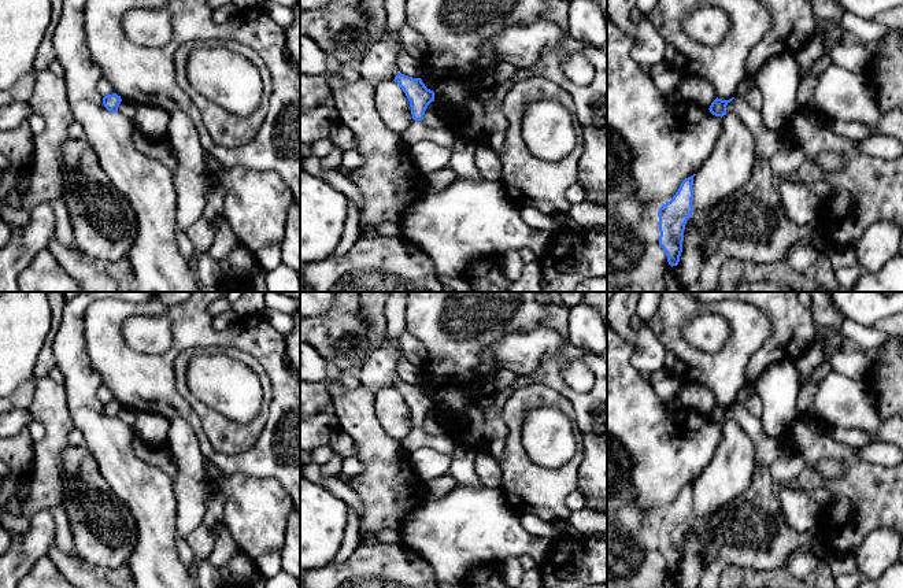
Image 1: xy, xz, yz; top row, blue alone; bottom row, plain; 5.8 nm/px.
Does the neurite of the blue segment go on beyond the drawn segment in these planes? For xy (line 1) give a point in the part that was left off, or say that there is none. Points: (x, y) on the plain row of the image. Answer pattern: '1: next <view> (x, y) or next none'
1: next none

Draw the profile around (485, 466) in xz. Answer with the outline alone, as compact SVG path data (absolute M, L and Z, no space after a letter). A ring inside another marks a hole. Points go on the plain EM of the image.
M477 450L474 459L474 471L484 487L500 488L502 469L496 459L485 450Z

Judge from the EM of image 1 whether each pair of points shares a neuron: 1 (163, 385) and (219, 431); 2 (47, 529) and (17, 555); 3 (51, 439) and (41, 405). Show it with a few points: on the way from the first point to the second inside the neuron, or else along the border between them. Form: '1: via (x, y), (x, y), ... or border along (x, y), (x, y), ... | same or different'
1: border along (176, 385), (210, 440) | different
2: via (40, 536), (23, 553) | same
3: via (51, 431), (50, 413) | same

